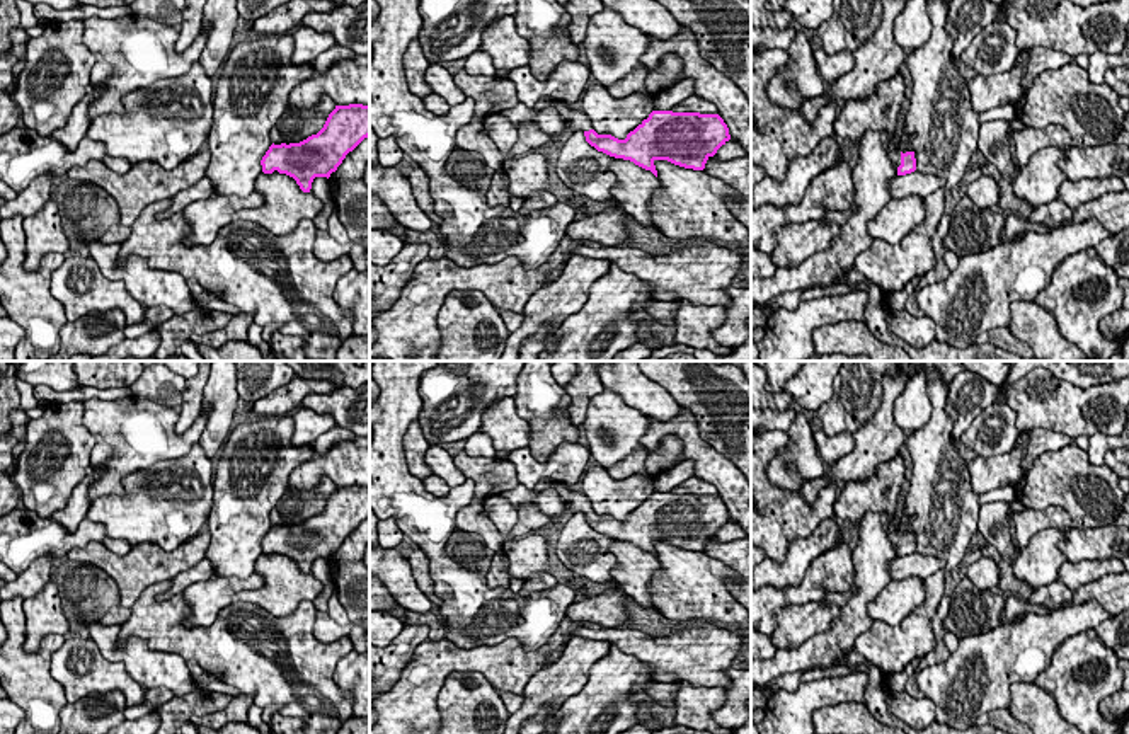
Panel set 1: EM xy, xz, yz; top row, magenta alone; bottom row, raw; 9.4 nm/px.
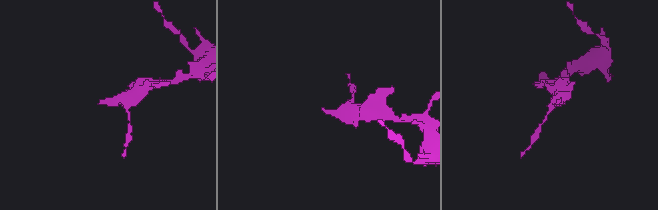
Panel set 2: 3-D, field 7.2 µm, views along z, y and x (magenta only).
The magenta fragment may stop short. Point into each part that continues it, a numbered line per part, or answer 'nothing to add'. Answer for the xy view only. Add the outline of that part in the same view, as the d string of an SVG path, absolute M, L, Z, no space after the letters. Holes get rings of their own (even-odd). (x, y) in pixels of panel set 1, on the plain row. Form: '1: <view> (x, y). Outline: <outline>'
nothing to add

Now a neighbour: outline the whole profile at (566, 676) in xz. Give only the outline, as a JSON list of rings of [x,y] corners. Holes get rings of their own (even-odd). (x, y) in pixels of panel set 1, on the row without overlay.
[[[570,637],[564,654],[550,668],[538,671],[524,686],[521,707],[509,715],[504,734],[519,734],[521,724],[550,705],[542,734],[555,732],[555,714],[562,703],[579,693],[594,662],[610,654],[608,640]]]

